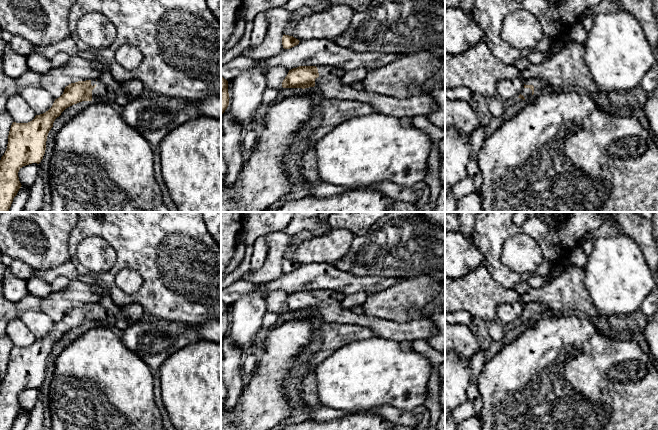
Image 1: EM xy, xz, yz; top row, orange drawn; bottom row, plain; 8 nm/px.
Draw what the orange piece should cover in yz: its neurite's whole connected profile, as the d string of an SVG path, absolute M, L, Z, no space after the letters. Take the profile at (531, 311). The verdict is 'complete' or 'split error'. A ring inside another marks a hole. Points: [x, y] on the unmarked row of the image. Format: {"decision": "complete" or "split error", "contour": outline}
{"decision": "split error", "contour": "M526 303L524 304L524 312L518 322L528 326L538 321L547 311L547 307L541 303Z"}

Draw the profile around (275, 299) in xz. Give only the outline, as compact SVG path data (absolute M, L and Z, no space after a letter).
M283 290L269 292L266 298L267 312L273 312L278 316L287 313L282 311L282 306L287 300L289 294Z

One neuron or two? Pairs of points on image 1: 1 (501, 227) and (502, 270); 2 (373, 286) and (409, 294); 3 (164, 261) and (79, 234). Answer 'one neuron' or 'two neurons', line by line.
1: one neuron
2: two neurons
3: one neuron

